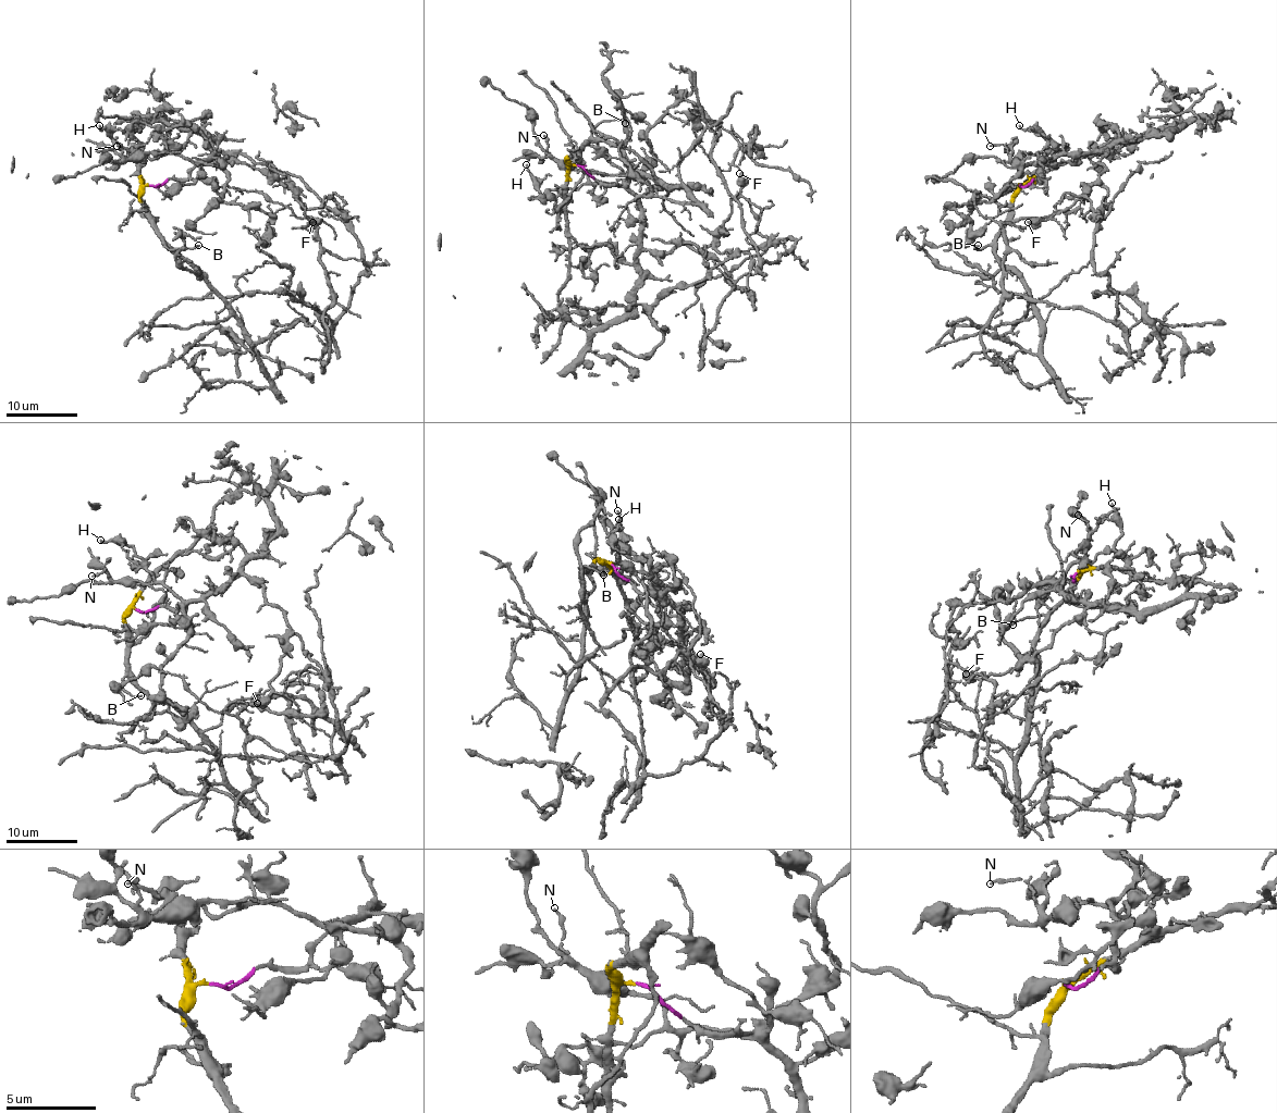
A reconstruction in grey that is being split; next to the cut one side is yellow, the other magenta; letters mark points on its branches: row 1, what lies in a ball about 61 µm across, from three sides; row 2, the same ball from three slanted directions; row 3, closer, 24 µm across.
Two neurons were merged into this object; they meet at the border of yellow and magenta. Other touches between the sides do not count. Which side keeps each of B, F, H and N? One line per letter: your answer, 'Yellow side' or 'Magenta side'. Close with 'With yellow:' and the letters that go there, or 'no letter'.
B: Yellow side
F: Magenta side
H: Magenta side
N: Magenta side
With yellow: B

